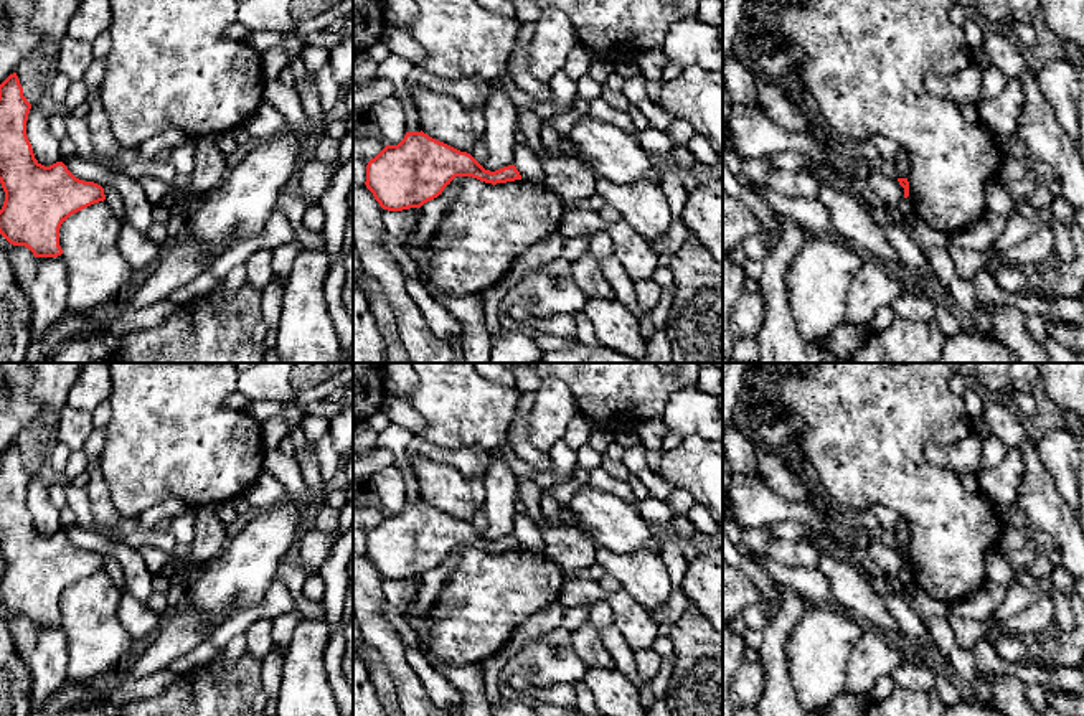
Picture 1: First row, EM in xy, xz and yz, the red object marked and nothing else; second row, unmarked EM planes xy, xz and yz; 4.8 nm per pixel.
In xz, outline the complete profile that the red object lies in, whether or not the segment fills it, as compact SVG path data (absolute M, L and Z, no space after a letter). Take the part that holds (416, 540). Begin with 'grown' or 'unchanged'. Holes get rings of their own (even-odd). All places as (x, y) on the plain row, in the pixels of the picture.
unchanged; M421 500L406 502L398 515L386 515L371 528L365 554L383 579L403 581L437 568L455 546L492 554L521 549L515 535L485 539L470 523Z

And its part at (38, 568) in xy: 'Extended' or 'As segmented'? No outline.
As segmented

